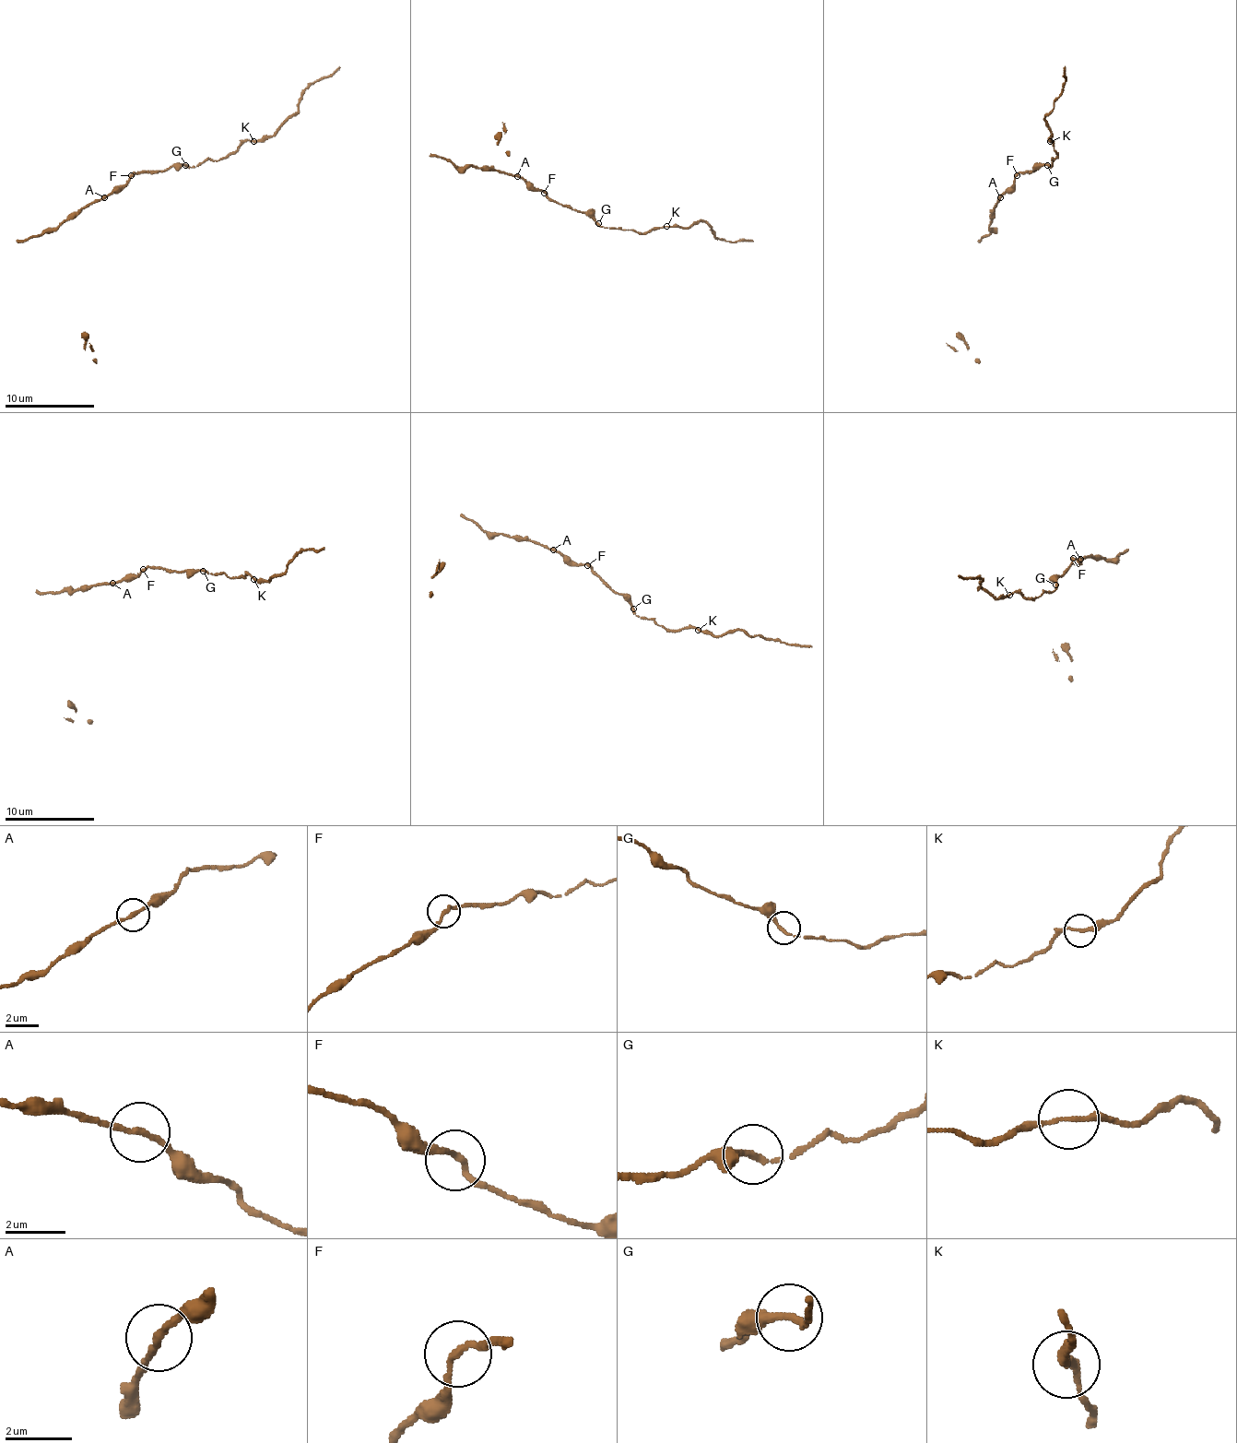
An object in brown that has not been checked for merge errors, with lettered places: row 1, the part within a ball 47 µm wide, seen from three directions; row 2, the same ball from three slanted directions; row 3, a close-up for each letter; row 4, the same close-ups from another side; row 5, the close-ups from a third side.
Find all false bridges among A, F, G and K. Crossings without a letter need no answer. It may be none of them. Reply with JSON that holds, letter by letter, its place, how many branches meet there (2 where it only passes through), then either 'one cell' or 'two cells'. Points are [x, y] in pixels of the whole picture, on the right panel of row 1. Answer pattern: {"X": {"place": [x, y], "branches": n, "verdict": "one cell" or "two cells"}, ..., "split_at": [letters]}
{"A": {"place": [1000, 197], "branches": 2, "verdict": "one cell"}, "F": {"place": [1017, 175], "branches": 2, "verdict": "one cell"}, "G": {"place": [1047, 165], "branches": 2, "verdict": "one cell"}, "K": {"place": [1050, 141], "branches": 2, "verdict": "one cell"}, "split_at": []}

